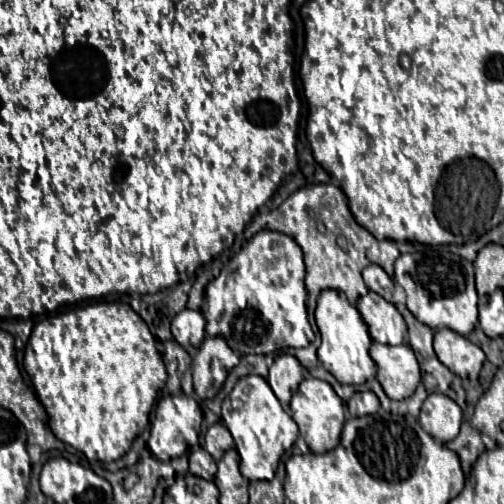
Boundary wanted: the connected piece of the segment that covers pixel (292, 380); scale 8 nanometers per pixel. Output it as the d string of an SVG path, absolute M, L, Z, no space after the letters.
M279 354L269 366L267 382L285 410L289 410L289 400L297 390L297 386L301 384L301 380L303 380L303 366L291 354Z

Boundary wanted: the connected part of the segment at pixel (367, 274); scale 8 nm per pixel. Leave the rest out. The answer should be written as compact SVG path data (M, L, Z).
M369 264L369 268L365 268L365 272L363 272L363 280L365 280L367 288L377 292L385 300L391 300L391 294L395 290L395 286L393 286L393 280L385 274L385 270L381 266Z

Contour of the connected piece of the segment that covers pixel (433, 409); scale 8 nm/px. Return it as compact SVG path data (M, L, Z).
M429 394L419 414L419 422L425 432L439 442L449 442L457 436L461 418L461 408L445 394Z

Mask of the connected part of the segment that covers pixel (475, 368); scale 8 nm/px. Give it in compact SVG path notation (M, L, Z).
M439 328L435 332L435 354L437 358L459 378L467 380L477 380L479 370L483 366L485 354L479 346L471 344L467 338L461 334L449 330L449 328Z

